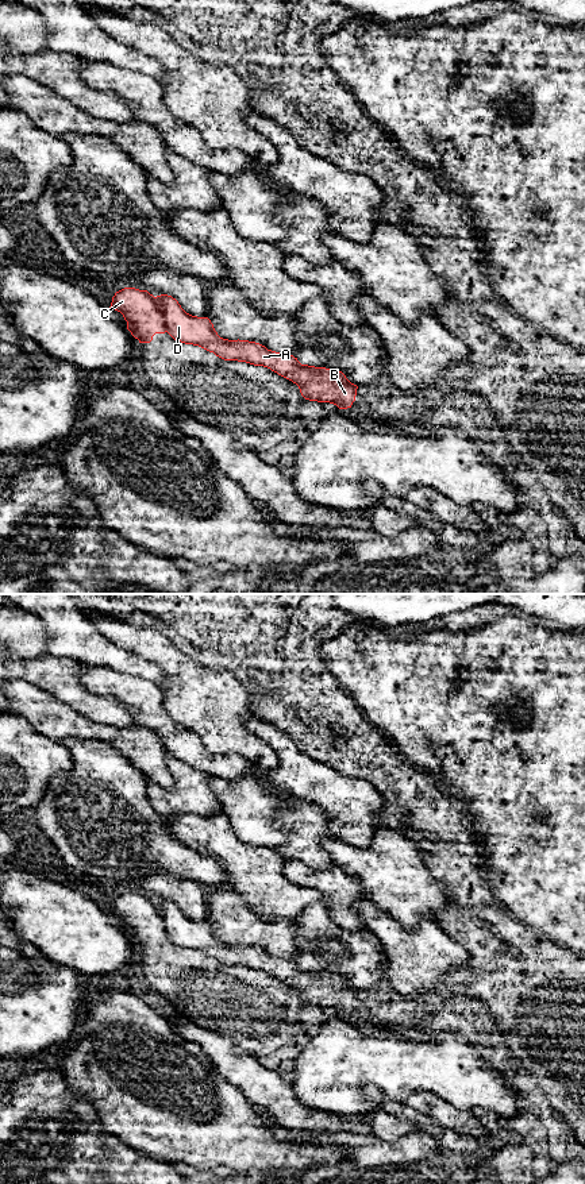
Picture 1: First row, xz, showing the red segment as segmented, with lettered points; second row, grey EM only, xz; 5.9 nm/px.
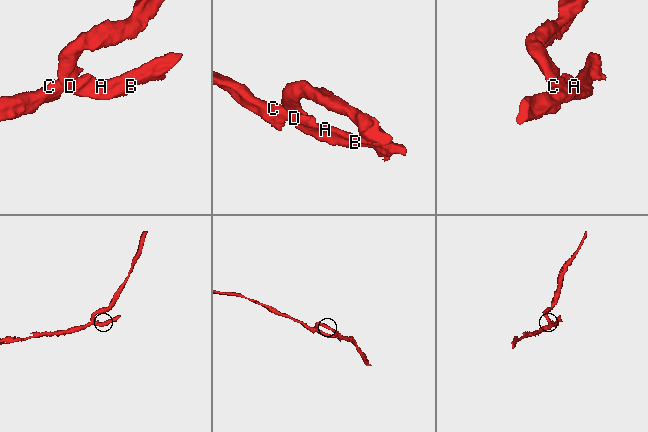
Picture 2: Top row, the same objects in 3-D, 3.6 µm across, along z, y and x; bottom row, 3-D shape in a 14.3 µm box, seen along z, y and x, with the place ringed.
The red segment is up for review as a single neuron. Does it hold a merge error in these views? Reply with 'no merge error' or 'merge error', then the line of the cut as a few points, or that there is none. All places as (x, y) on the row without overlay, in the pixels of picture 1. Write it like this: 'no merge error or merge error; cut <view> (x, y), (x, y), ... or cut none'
merge error; cut xz (156, 902), (168, 936)

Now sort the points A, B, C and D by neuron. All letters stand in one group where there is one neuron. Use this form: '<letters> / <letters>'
A B D / C

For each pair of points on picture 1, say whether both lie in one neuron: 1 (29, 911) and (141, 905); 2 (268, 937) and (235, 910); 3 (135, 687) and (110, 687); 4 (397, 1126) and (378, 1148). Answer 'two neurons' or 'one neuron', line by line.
1: two neurons
2: one neuron
3: one neuron
4: two neurons

